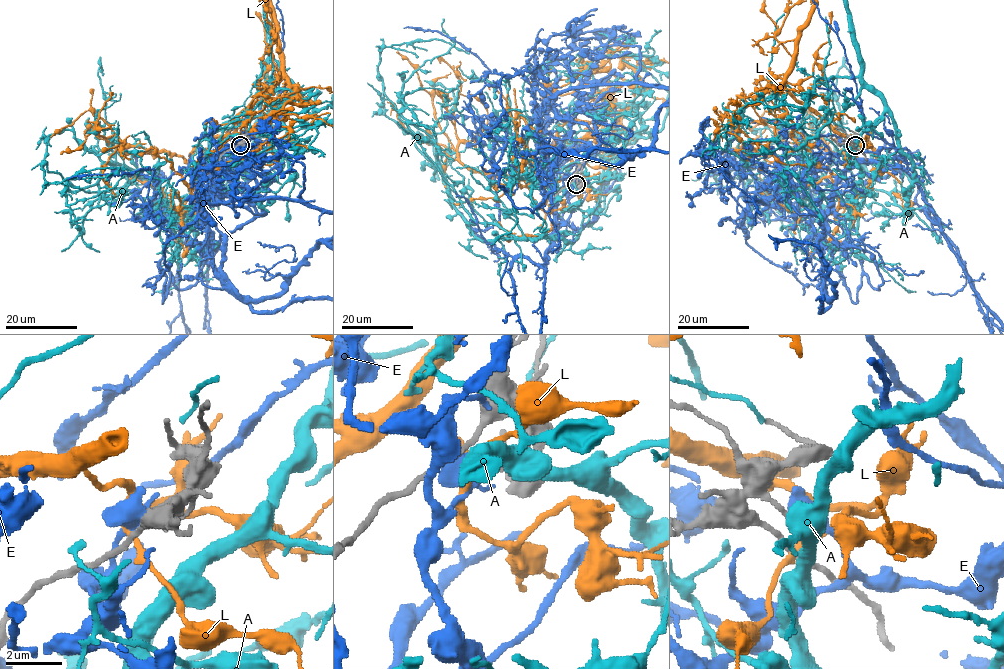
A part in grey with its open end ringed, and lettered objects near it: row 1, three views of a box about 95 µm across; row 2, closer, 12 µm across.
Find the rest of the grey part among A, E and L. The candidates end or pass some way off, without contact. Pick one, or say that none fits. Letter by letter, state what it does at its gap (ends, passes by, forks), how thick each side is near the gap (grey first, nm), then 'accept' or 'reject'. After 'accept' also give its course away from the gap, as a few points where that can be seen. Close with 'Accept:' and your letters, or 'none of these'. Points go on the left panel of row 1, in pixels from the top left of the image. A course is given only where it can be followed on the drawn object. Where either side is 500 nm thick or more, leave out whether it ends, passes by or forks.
A: calibres 200 and 500 nm; reject
E: it passes by; calibres 200 and 440 nm; reject
L: it passes by; calibres 200 and 200 nm; reject
Accept: none of these

